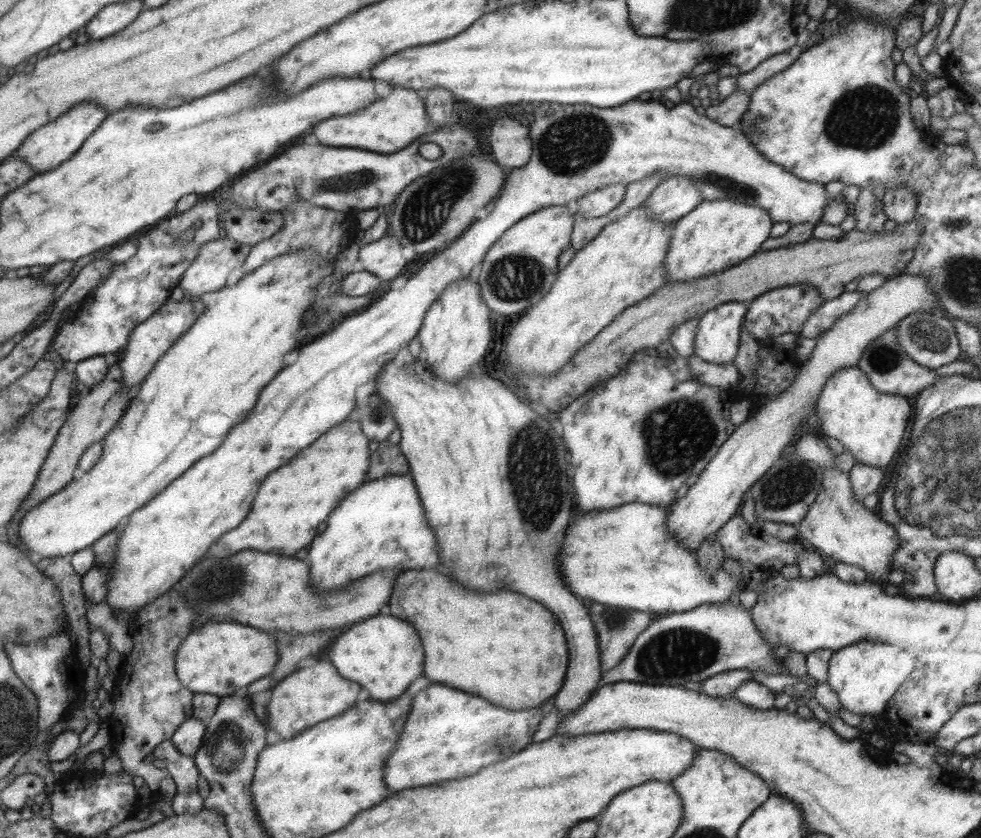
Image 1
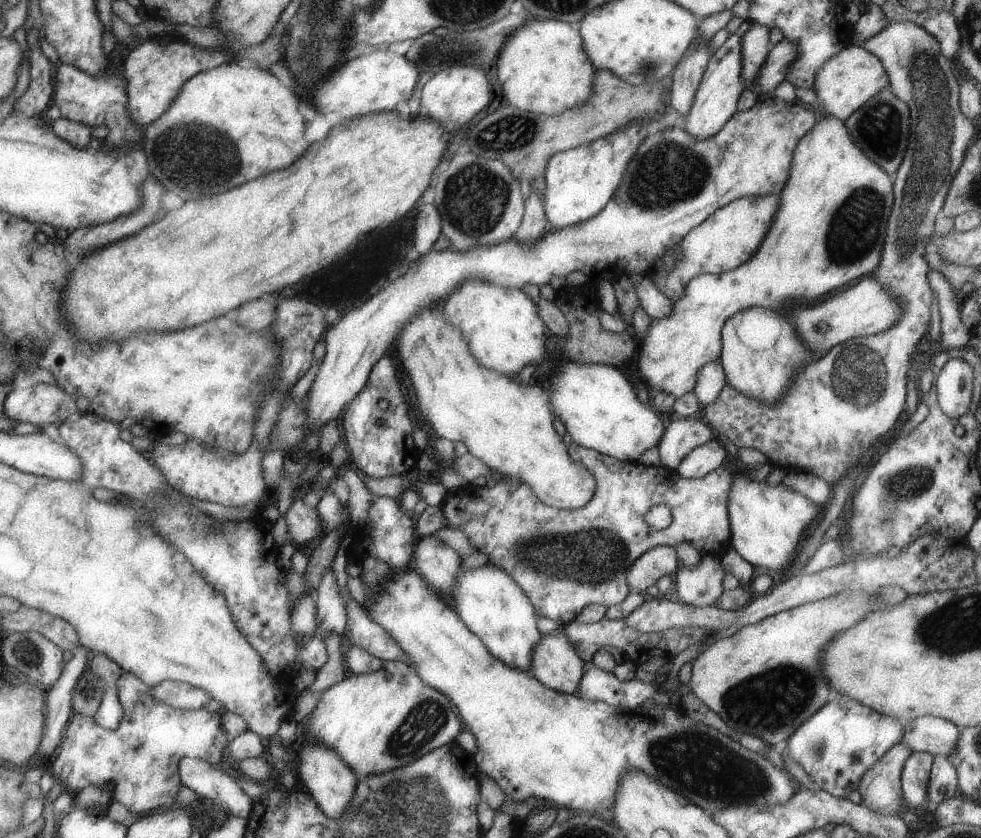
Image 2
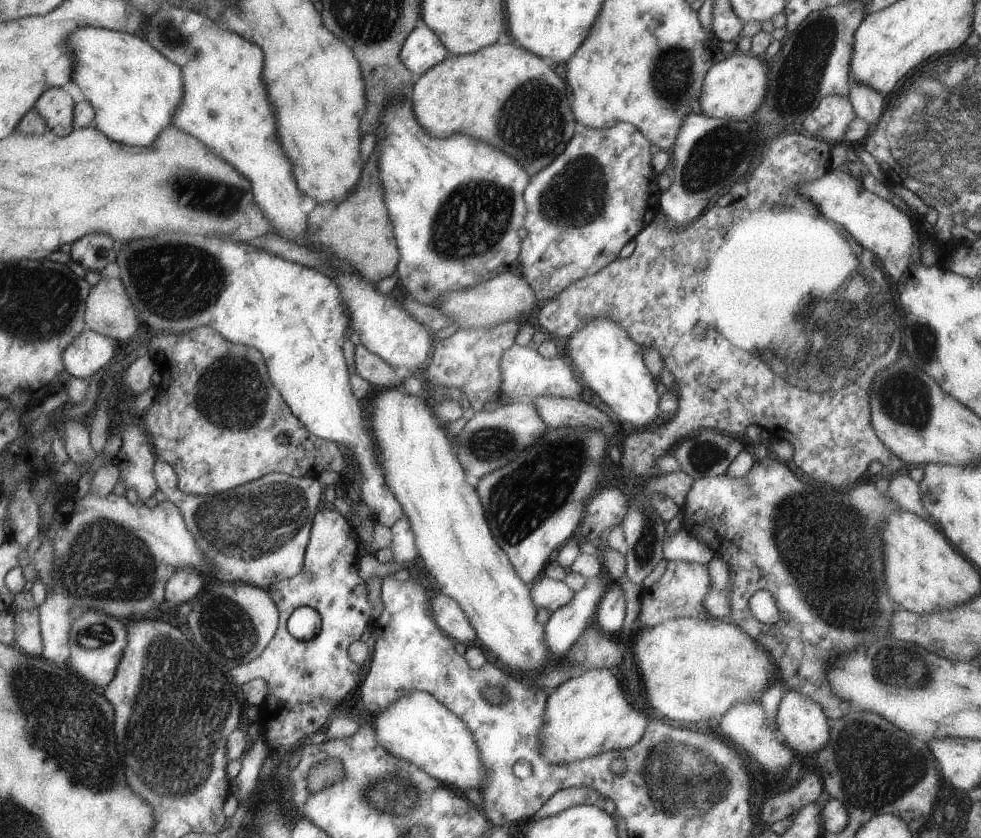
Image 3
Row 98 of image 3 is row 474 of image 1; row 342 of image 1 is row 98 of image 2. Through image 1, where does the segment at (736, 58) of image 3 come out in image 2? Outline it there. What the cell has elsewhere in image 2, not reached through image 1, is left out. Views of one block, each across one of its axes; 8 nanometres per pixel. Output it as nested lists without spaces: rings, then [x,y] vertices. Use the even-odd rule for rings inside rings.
[[[848,42],[818,68],[812,84],[816,93],[816,102],[825,114],[834,116],[840,121],[844,121],[861,104],[887,85],[889,85],[888,76],[881,61],[859,45]]]

